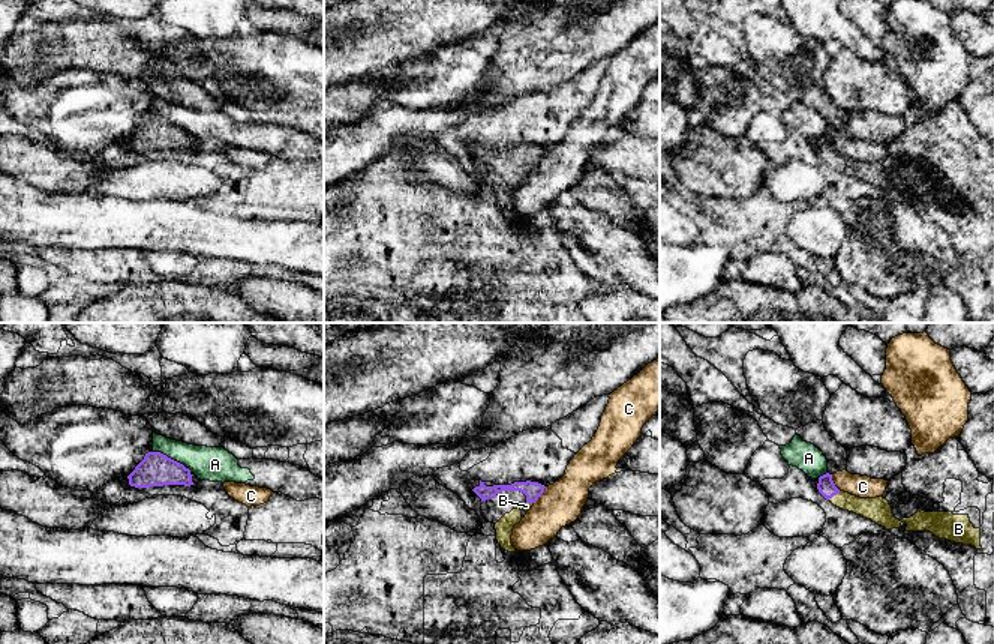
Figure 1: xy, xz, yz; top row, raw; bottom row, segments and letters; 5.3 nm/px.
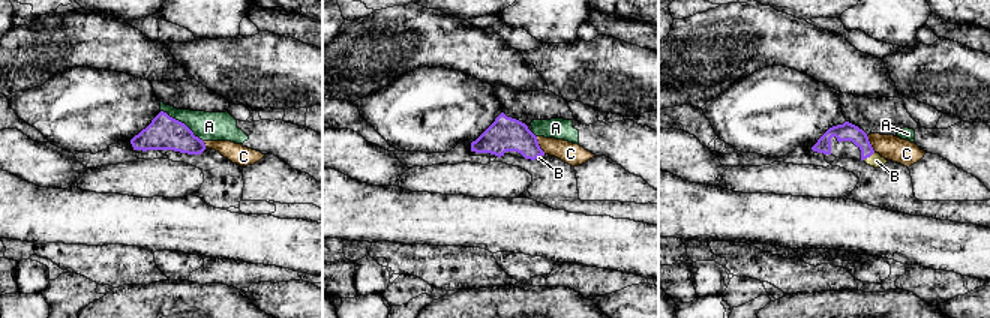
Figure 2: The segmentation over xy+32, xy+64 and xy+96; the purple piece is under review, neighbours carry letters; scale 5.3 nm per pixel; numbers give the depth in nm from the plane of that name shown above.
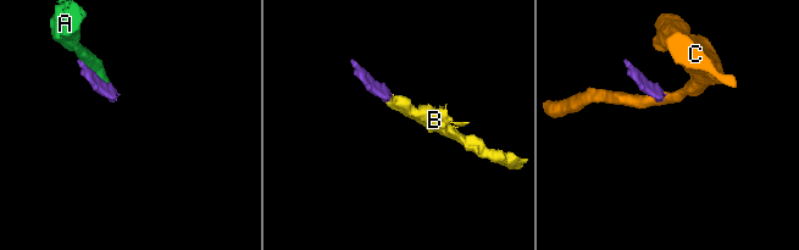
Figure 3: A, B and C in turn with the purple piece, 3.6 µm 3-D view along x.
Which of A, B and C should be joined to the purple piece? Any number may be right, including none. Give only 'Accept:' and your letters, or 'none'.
Accept: B

